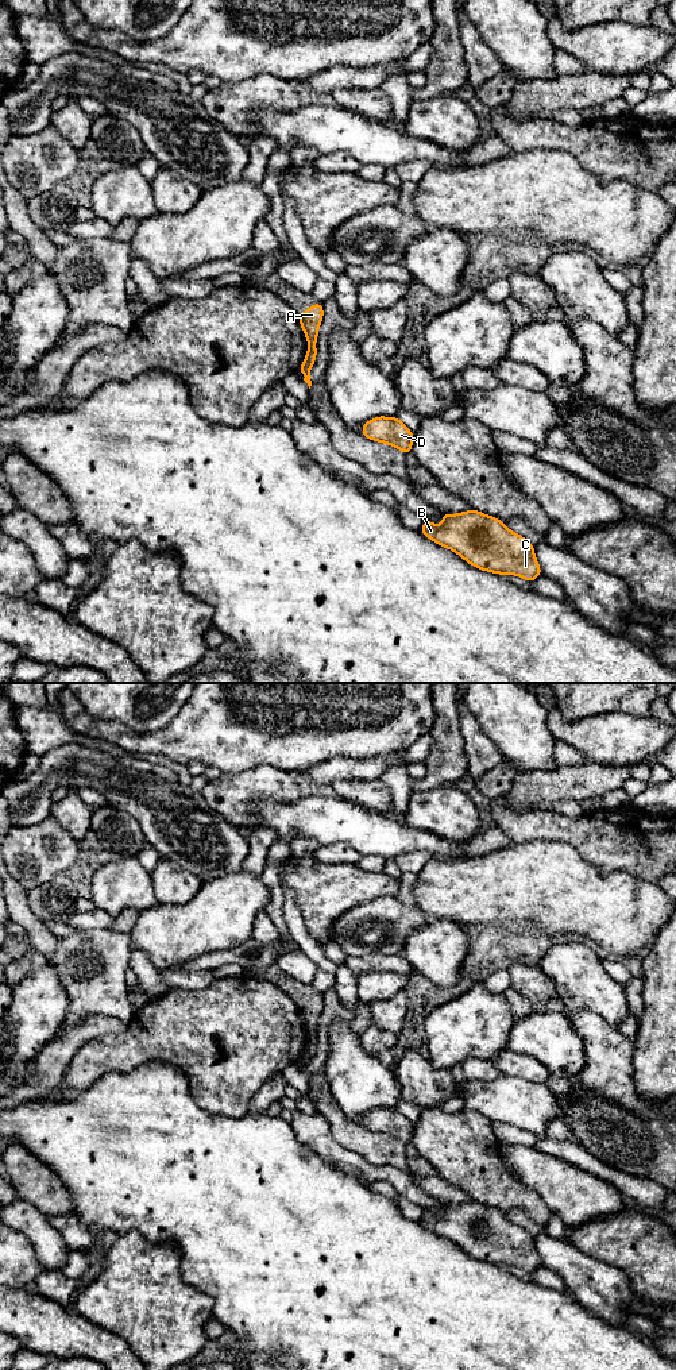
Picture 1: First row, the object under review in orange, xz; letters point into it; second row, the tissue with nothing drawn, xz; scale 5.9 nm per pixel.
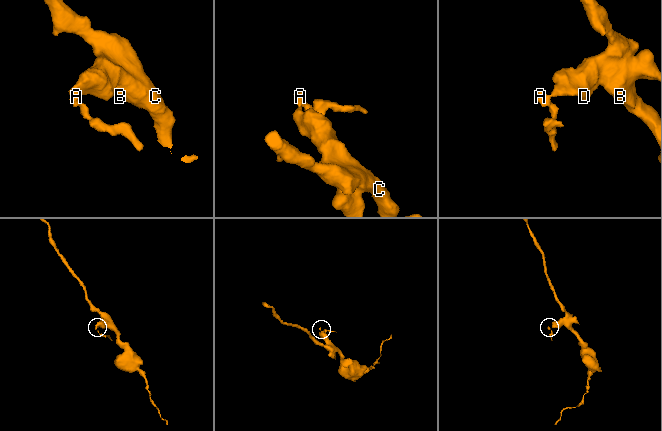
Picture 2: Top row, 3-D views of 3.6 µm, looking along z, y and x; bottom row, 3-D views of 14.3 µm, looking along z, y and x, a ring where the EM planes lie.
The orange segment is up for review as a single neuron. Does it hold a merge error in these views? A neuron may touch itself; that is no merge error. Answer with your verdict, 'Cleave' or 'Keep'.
Cleave

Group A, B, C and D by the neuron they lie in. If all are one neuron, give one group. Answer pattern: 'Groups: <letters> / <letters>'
Groups: A / B C D

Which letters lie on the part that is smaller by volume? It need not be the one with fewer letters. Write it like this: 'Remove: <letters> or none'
Remove: A

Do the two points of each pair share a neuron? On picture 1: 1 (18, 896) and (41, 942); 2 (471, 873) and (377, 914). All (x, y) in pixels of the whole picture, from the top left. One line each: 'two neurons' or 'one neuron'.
1: one neuron
2: two neurons

